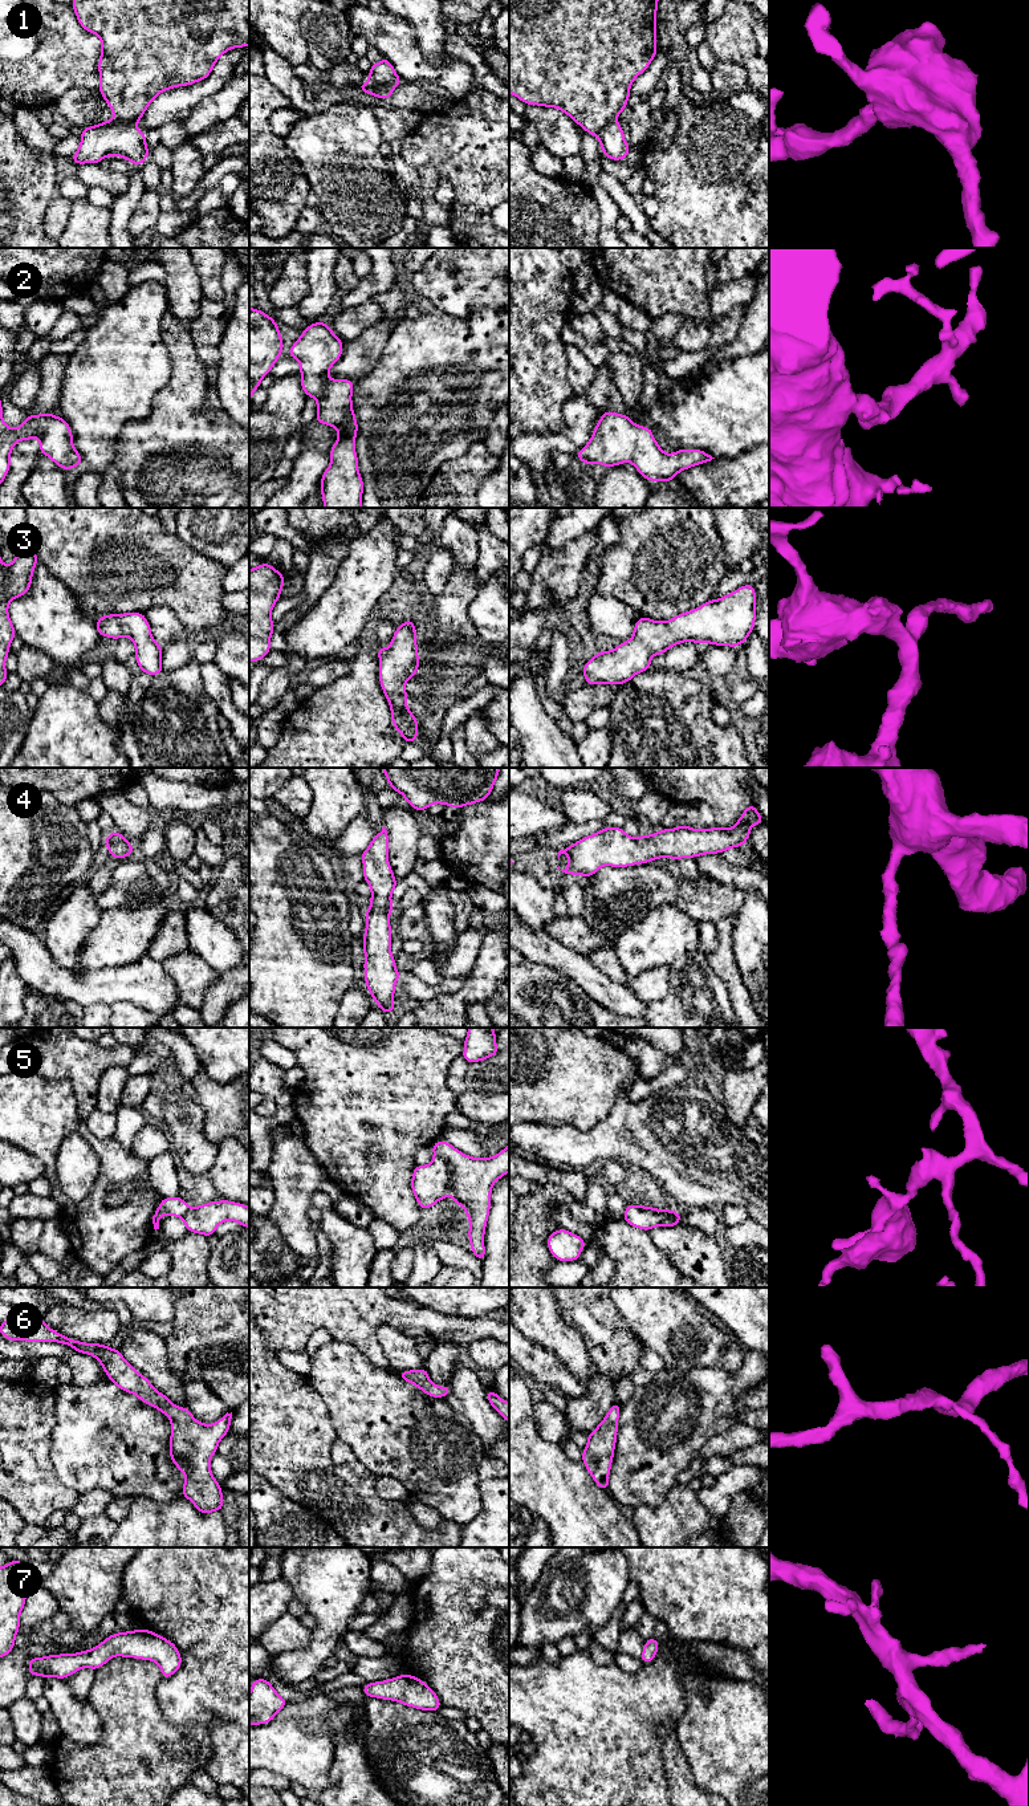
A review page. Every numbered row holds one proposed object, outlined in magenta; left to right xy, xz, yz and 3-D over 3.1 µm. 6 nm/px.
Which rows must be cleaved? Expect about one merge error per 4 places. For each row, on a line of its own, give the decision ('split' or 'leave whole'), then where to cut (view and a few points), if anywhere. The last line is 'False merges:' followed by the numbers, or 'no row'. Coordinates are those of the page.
1: split | xy (109, 121), (129, 123), (134, 129)
2: leave whole | no cut
3: leave whole | no cut
4: leave whole | no cut
5: split | xz (434, 1144), (435, 1152), (447, 1166), (450, 1191)
6: leave whole | no cut
7: leave whole | no cut
False merges: 1, 5

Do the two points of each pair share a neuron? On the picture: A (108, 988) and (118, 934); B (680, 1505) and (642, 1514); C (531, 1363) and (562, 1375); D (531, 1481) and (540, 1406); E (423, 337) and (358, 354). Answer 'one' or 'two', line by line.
A: two
B: one
C: one
D: two
E: two

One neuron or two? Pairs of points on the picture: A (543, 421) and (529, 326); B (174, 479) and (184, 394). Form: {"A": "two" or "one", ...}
{"A": "one", "B": "one"}

